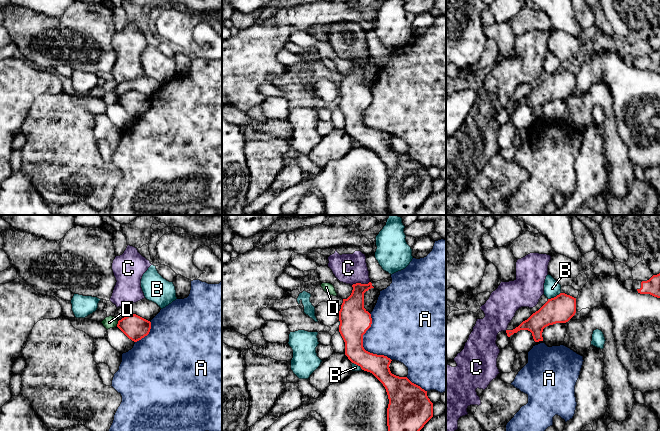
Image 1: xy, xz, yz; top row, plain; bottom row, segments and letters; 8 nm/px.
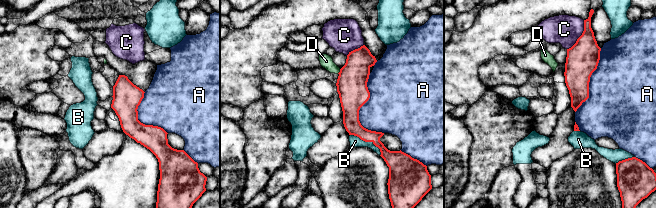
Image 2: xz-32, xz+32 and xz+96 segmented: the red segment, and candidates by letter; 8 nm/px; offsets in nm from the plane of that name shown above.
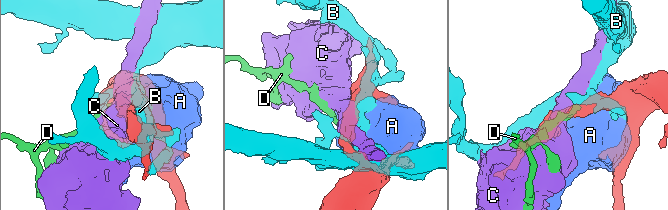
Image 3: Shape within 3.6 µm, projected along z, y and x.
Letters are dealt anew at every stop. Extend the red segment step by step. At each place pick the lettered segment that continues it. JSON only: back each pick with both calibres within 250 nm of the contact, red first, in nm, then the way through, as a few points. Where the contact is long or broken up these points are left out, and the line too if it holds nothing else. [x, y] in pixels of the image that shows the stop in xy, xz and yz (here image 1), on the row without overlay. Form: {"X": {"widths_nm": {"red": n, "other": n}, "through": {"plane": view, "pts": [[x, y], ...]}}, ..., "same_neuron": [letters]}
{"same_neuron": []}

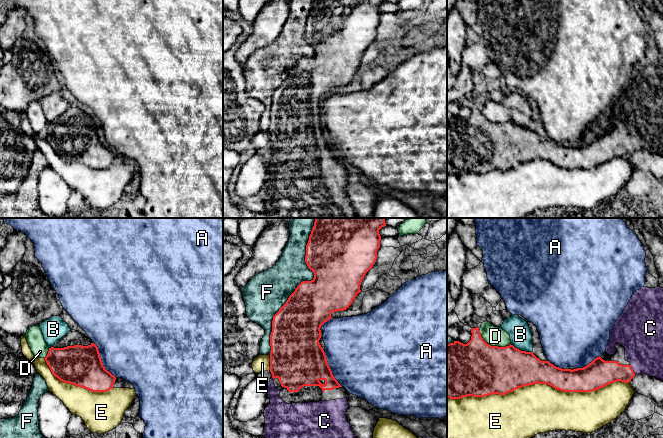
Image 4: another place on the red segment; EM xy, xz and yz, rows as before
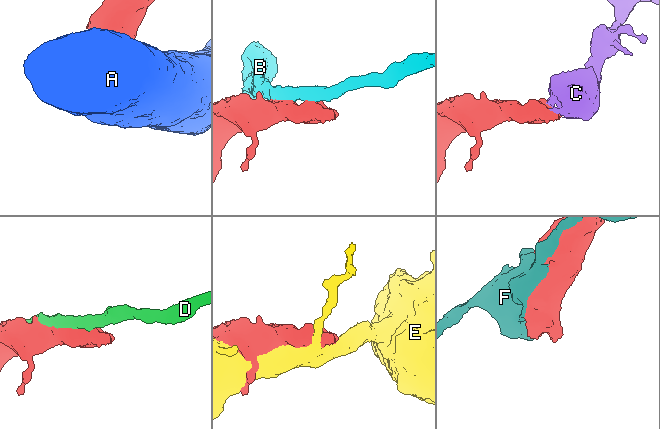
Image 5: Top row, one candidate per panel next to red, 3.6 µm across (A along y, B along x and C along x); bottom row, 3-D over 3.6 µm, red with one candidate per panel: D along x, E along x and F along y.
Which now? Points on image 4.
{"C": {"widths_nm": {"red": 200, "other": 320}}, "same_neuron": ["C"]}

